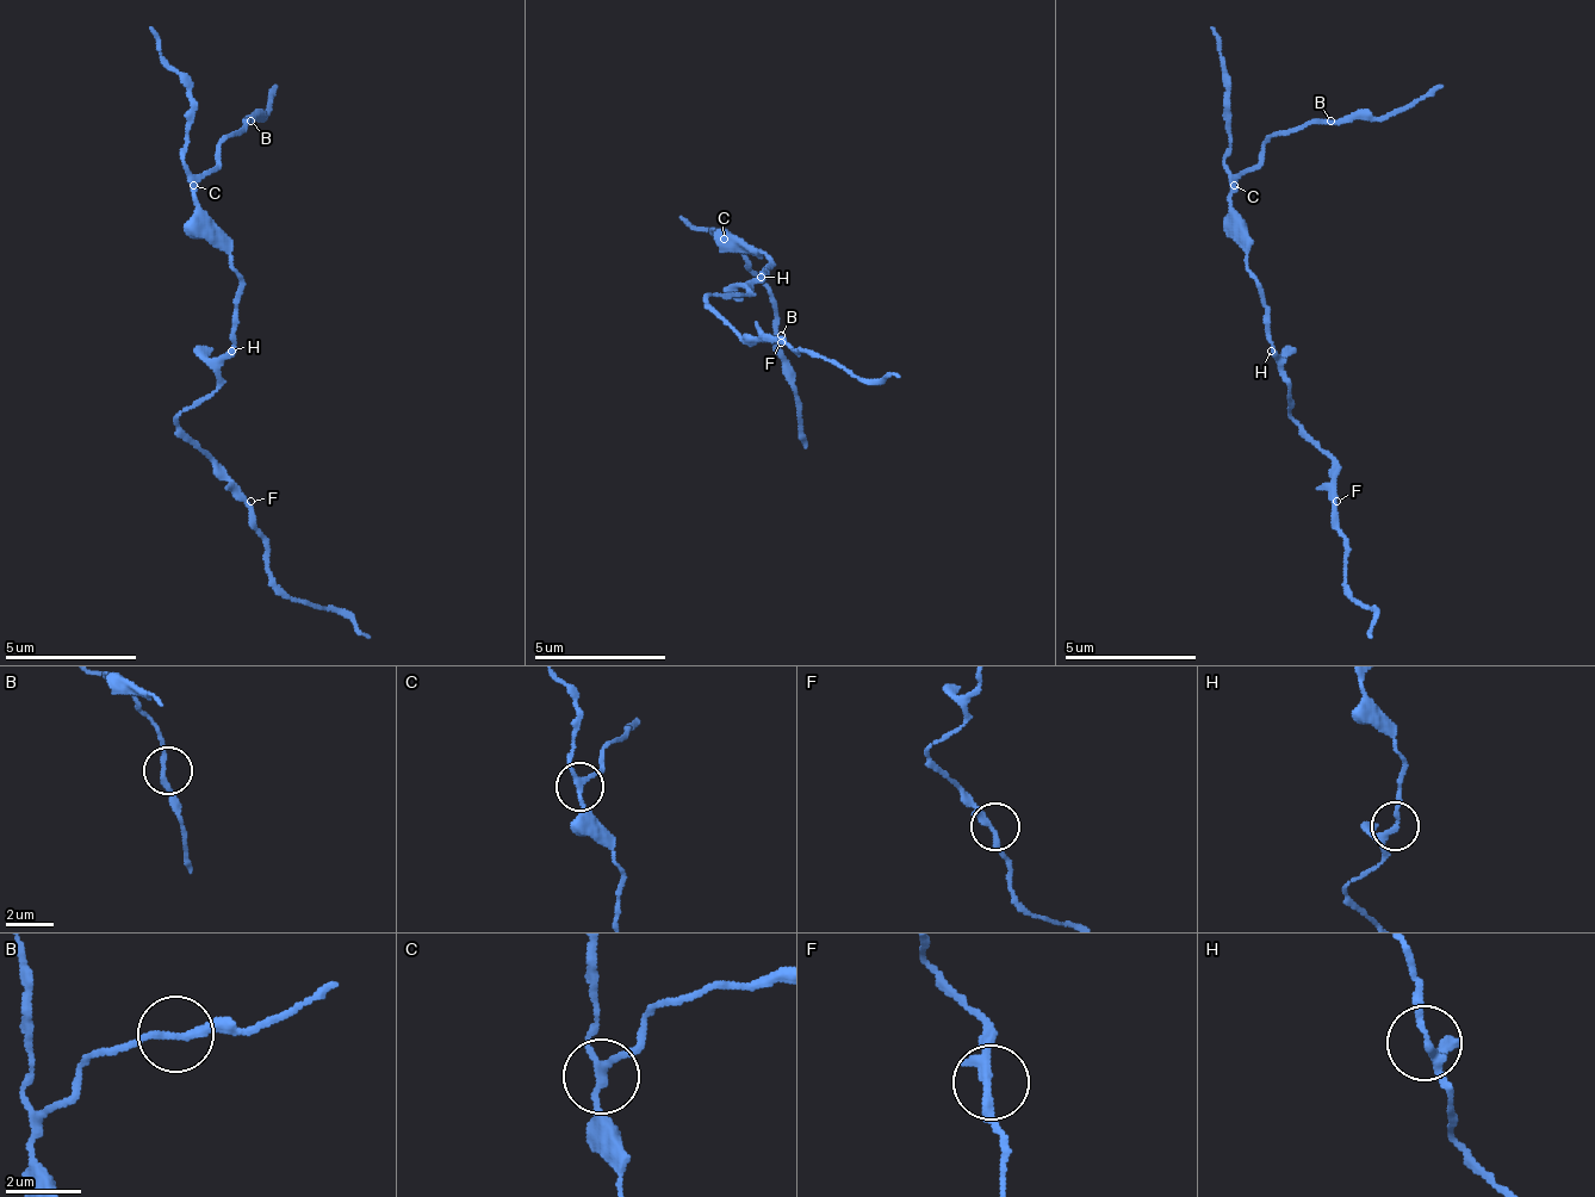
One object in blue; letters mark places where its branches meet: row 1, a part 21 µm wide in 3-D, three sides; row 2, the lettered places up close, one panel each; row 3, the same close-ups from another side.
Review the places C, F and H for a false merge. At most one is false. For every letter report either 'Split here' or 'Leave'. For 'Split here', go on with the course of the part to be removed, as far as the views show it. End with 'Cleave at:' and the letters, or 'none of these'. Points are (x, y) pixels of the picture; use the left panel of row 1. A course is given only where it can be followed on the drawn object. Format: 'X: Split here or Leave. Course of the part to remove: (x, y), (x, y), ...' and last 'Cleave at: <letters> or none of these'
C: Split here. Course of the part to remove: (192, 186), (277, 87)
F: Leave
H: Leave
Cleave at: C

